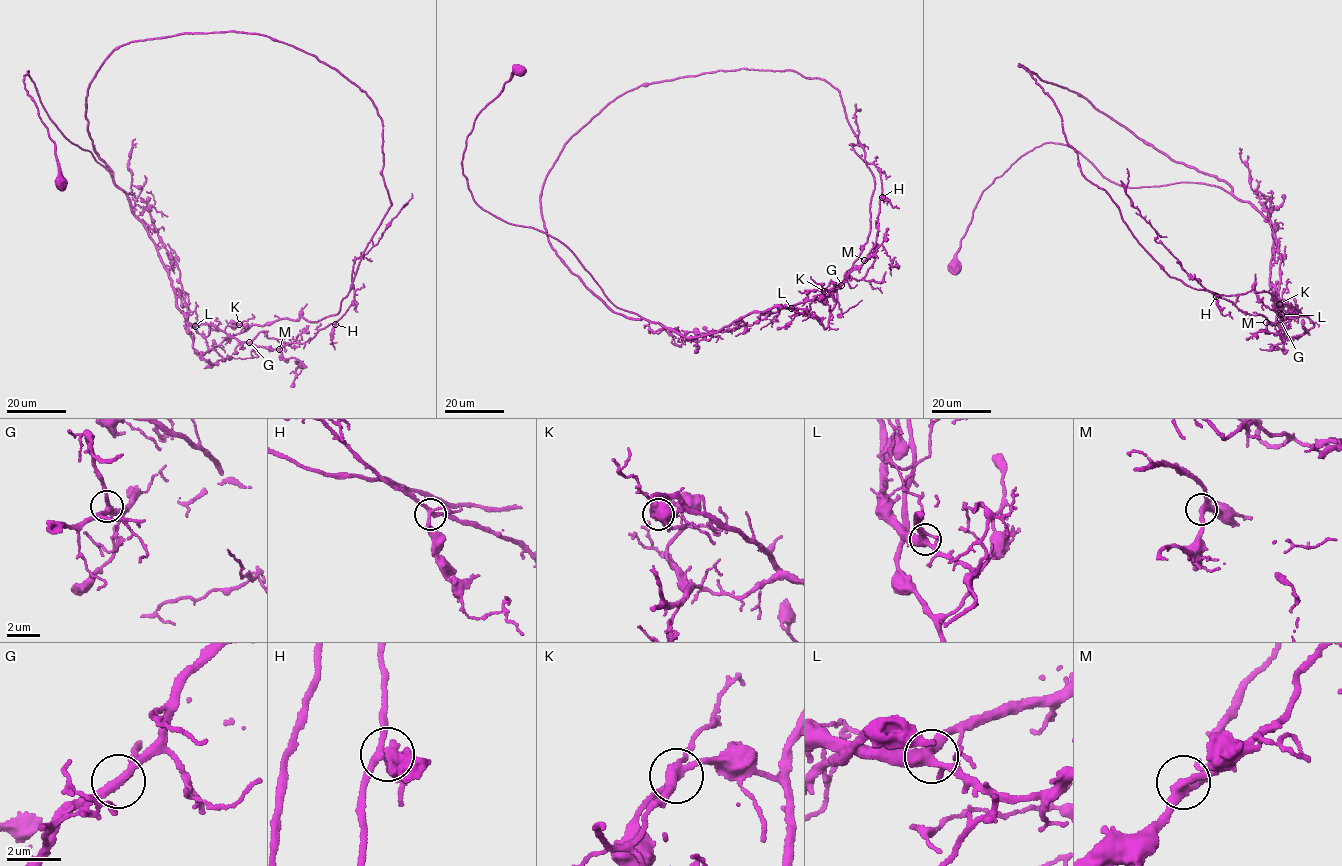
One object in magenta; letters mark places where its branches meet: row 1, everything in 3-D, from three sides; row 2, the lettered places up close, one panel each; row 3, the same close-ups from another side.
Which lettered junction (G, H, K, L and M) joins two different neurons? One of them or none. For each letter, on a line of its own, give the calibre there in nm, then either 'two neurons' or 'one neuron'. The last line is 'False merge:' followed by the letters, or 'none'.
G: calibre 280 nm; one neuron
H: calibre 240 nm; one neuron
K: calibre 300 nm; one neuron
L: calibre 400 nm; one neuron
M: calibre 280 nm; one neuron
False merge: none

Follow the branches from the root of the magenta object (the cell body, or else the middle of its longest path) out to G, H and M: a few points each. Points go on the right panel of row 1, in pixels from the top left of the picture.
G: (953, 266), (981, 193), (1028, 152), (1060, 143), (1122, 186), (1201, 182), (1251, 204), (1272, 229), (1280, 319)
H: (953, 266), (981, 193), (1060, 143), (1122, 186), (1207, 183), (1266, 217), (1285, 316), (1216, 296)
M: (953, 266), (981, 193), (1063, 143), (1122, 186), (1207, 183), (1265, 216), (1285, 316), (1266, 322)

